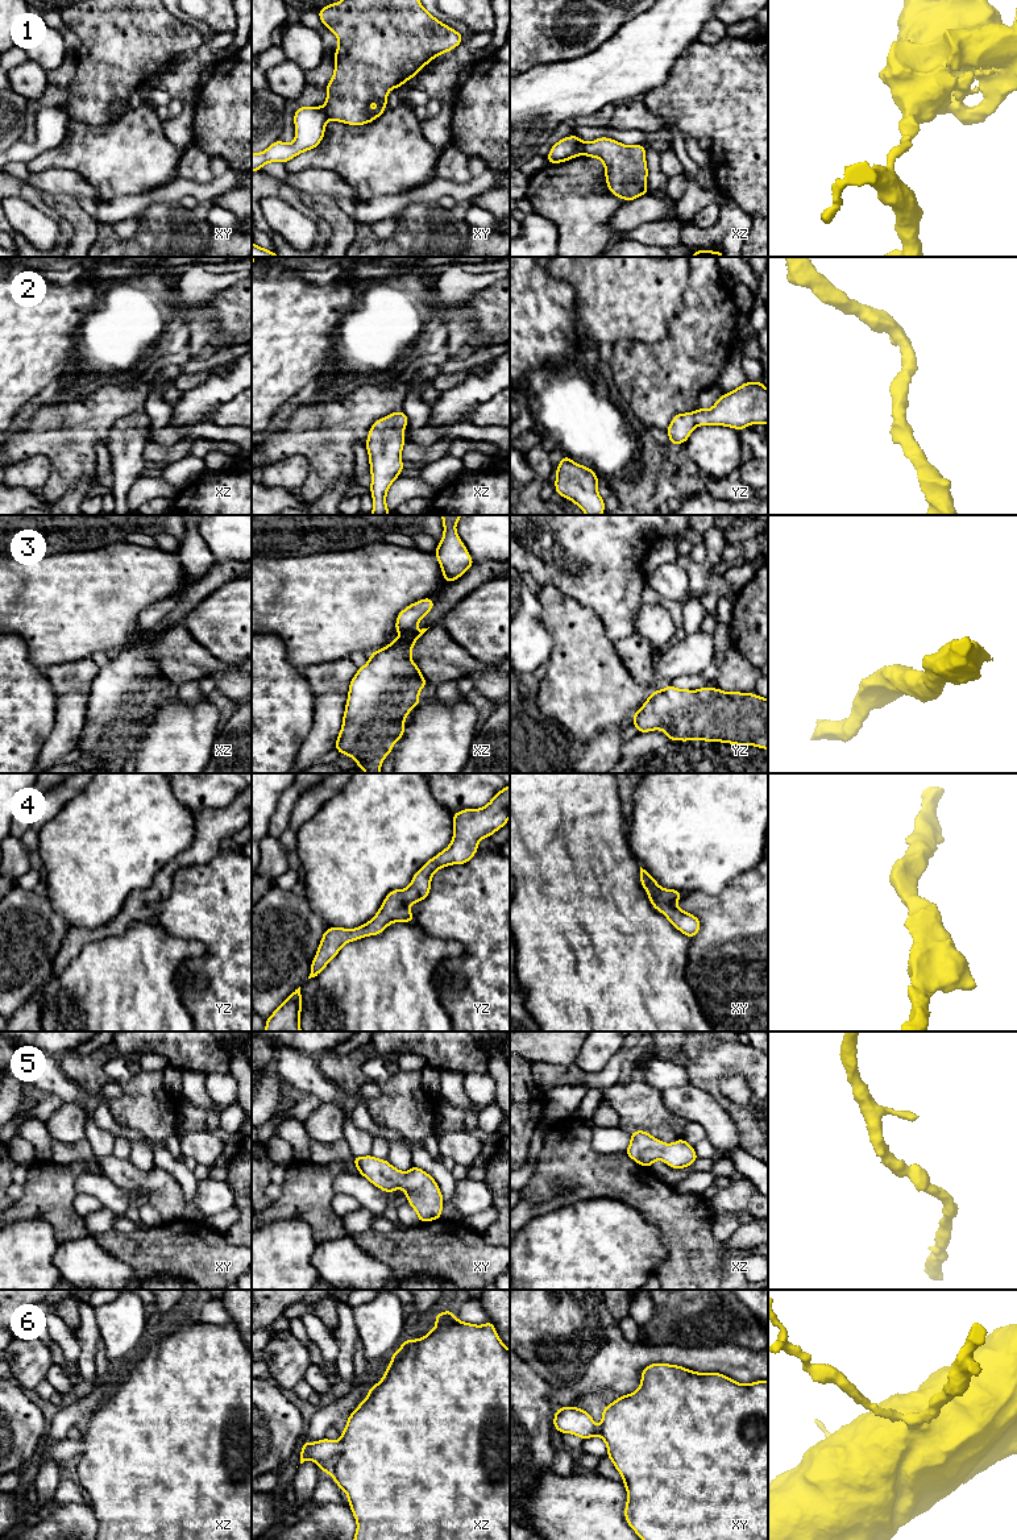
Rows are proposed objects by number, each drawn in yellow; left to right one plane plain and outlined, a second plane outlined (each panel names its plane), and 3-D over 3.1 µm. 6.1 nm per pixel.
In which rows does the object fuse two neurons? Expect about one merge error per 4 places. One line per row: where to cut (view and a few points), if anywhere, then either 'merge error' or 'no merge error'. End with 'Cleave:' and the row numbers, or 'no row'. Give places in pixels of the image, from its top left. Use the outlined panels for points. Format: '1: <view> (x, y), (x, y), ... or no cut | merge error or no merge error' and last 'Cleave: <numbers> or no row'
1: xy (322, 107), (329, 119) | merge error
2: no cut | no merge error
3: no cut | no merge error
4: no cut | no merge error
5: no cut | no merge error
6: no cut | no merge error
Cleave: 1

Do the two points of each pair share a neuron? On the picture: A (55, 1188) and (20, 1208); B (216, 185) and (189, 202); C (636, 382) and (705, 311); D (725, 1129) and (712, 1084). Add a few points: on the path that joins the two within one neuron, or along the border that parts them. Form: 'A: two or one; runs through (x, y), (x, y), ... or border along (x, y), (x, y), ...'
A: one; runs through (46, 1196), (29, 1207)
B: two; border along (178, 202), (185, 196), (192, 196), (199, 203)
C: one; runs through (654, 365), (690, 328)
D: two; border along (692, 1083), (706, 1091), (729, 1115), (735, 1127)

